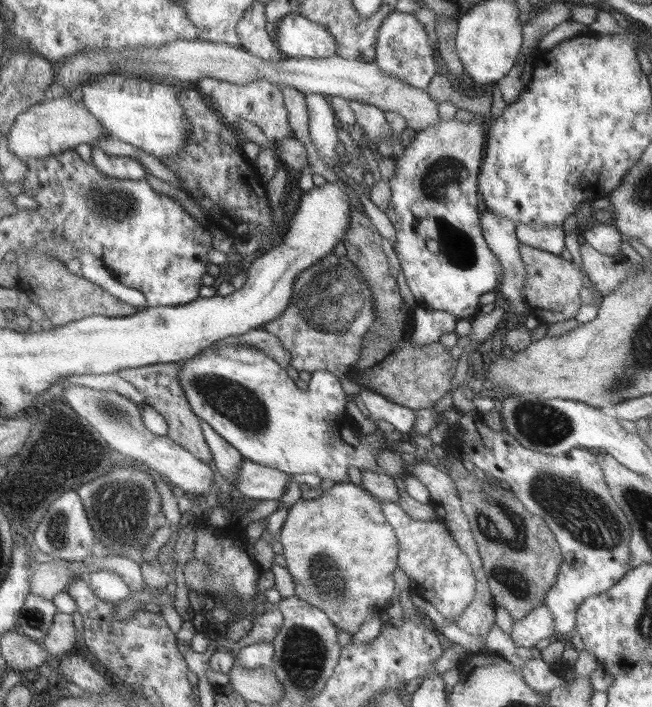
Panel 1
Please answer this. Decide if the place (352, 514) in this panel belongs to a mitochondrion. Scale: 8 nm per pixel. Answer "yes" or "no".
no

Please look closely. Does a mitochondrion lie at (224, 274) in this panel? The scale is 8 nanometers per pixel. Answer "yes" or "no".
no

